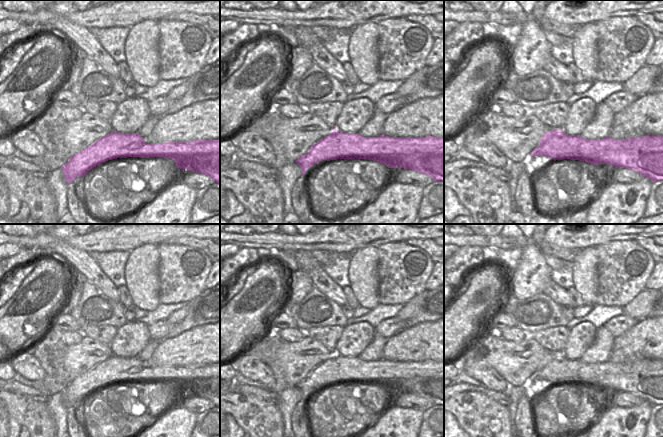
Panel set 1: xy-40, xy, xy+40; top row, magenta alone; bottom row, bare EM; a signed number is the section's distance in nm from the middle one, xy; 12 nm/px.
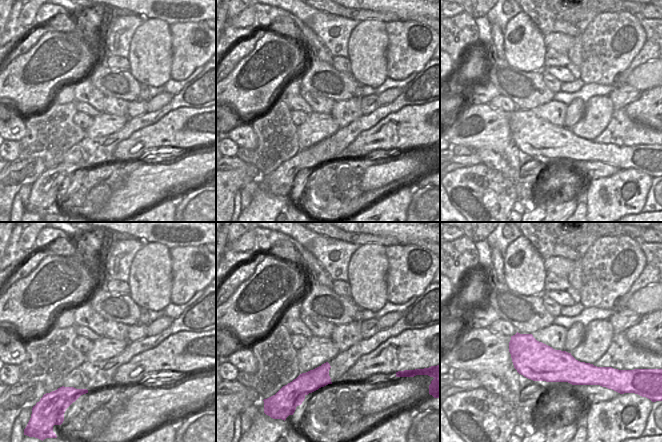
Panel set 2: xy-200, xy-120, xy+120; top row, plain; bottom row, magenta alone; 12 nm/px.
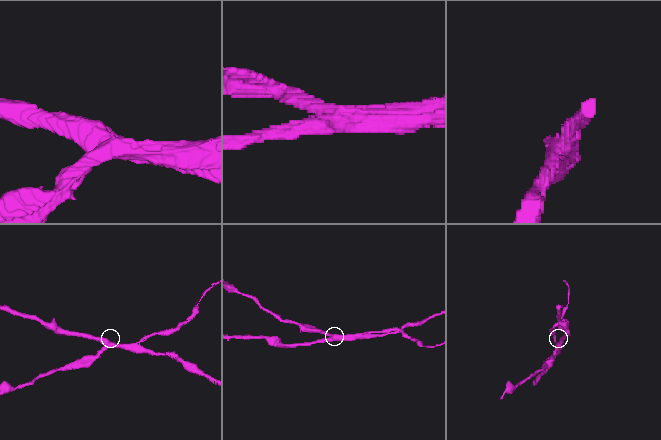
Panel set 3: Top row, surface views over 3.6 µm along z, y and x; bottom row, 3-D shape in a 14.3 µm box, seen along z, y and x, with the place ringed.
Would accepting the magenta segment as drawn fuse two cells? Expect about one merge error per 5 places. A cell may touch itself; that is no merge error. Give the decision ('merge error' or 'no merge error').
merge error

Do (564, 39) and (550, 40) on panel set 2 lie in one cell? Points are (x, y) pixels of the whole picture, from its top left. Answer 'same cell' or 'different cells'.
same cell

